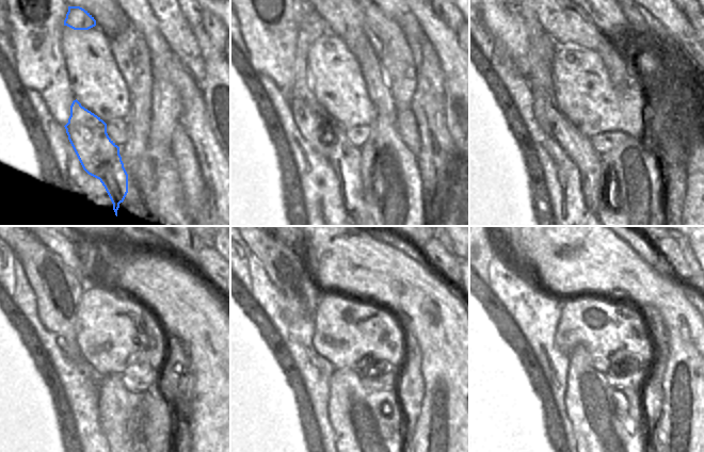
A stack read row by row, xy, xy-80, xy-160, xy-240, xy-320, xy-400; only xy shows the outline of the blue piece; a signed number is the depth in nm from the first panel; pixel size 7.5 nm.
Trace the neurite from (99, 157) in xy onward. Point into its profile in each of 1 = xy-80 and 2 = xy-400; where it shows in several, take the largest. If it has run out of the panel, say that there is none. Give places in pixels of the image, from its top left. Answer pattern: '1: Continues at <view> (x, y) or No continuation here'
1: Continues at xy-80 (323, 132)
2: Continues at xy-400 (527, 272).

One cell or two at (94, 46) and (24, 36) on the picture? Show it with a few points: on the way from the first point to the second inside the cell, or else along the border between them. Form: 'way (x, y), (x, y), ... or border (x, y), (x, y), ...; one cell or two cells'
border (63, 26), (62, 55), (66, 66); two cells

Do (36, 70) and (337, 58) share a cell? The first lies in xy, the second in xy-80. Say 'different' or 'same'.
different

